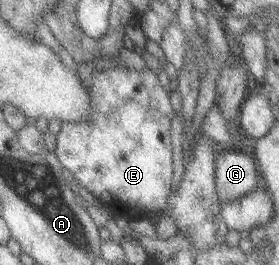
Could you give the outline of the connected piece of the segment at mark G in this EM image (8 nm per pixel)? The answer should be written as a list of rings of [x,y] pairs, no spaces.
[[[229,149],[216,155],[214,170],[215,191],[219,203],[240,199],[256,189],[258,171],[248,152]]]

